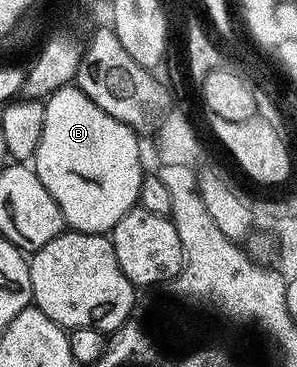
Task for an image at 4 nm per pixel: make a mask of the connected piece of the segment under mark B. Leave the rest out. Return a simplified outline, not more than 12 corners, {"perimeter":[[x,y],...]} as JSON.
{"perimeter":[[76,85],[44,100],[31,160],[72,230],[141,198],[139,135]]}

